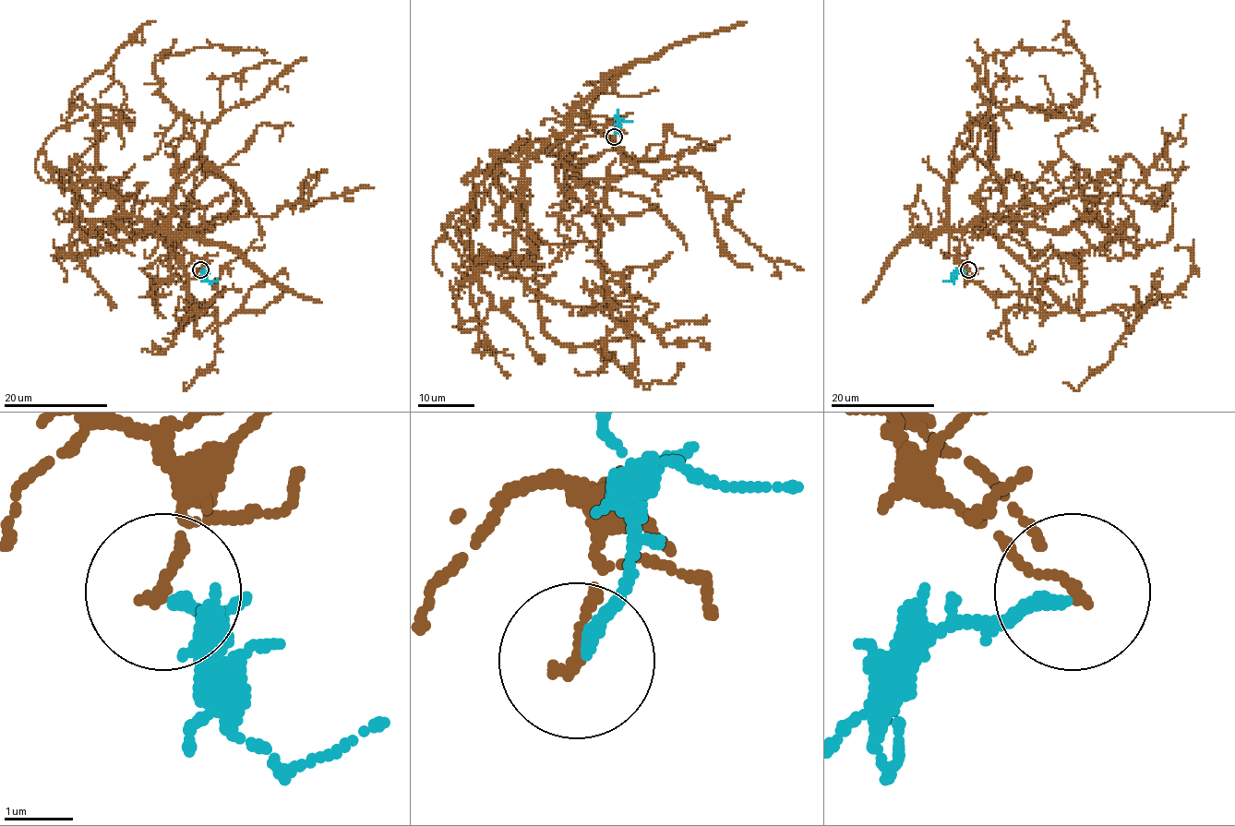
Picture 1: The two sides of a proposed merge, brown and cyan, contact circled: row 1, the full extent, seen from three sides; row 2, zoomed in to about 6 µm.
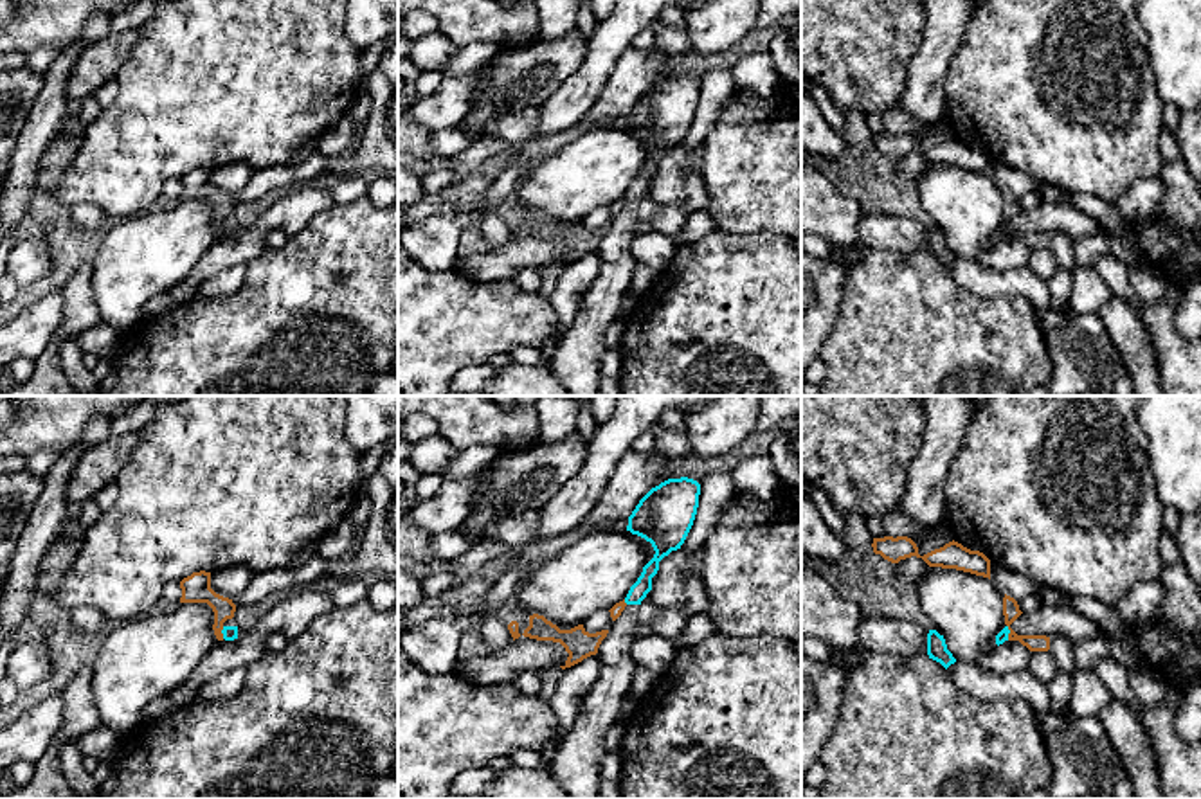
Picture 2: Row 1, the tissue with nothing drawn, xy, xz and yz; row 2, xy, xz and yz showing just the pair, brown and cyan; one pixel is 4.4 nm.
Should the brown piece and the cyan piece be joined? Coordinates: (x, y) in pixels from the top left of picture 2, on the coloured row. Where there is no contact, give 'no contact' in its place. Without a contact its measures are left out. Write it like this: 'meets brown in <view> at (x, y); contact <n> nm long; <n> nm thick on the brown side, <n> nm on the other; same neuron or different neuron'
meets brown in xy at (220, 632); contact 60 nm long; 130 nm thick on the brown side, 60 nm on the other; different neuron

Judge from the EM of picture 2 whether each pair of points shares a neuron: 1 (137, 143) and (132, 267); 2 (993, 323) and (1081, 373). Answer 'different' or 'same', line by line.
1: different
2: different

